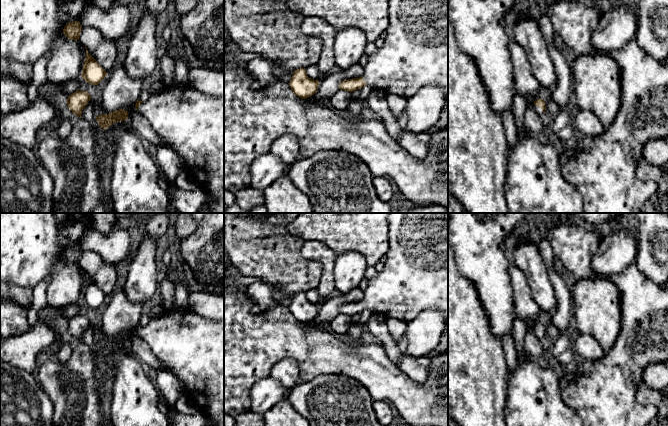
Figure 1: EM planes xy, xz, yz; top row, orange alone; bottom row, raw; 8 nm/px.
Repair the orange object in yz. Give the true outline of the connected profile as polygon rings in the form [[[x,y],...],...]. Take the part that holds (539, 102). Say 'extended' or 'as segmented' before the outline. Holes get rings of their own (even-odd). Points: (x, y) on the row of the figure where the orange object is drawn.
extended; [[[541,98],[535,100],[535,101],[534,101],[534,105],[533,105],[533,109],[534,109],[539,115],[545,116],[545,109],[546,109],[545,101],[542,100]]]

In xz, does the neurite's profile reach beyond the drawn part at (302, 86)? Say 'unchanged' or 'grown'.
unchanged

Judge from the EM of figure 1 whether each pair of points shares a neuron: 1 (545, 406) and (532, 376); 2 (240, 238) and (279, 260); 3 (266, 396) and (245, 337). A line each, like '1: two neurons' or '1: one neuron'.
1: one neuron
2: one neuron
3: two neurons

